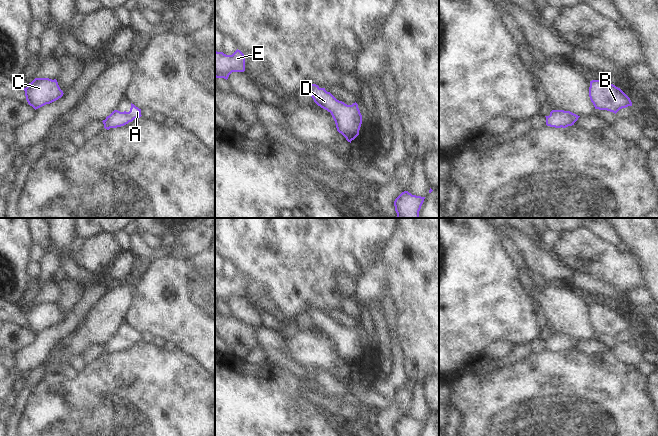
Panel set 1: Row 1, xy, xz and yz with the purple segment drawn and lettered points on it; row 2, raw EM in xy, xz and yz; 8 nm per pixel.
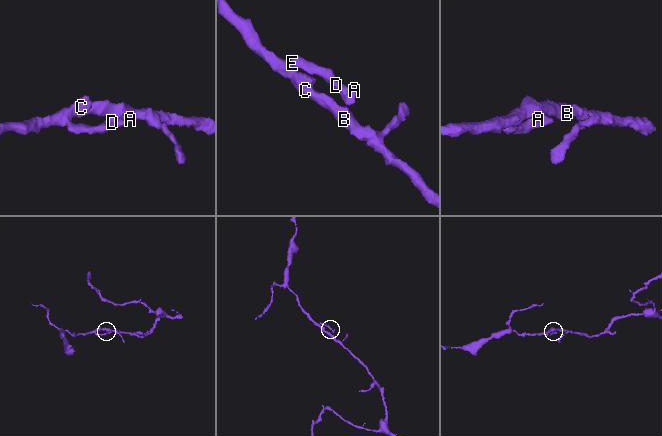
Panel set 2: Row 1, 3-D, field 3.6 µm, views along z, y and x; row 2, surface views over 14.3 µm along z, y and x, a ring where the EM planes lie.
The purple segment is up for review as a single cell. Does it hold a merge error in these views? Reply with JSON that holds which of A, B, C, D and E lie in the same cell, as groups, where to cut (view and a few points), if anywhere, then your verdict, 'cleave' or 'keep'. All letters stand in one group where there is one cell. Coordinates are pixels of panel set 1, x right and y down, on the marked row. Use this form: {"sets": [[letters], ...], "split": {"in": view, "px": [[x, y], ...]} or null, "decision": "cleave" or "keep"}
{"sets": [["A", "B", "C", "D", "E"]], "split": null, "decision": "keep"}

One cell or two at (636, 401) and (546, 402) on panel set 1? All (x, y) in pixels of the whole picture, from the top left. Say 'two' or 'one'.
one

